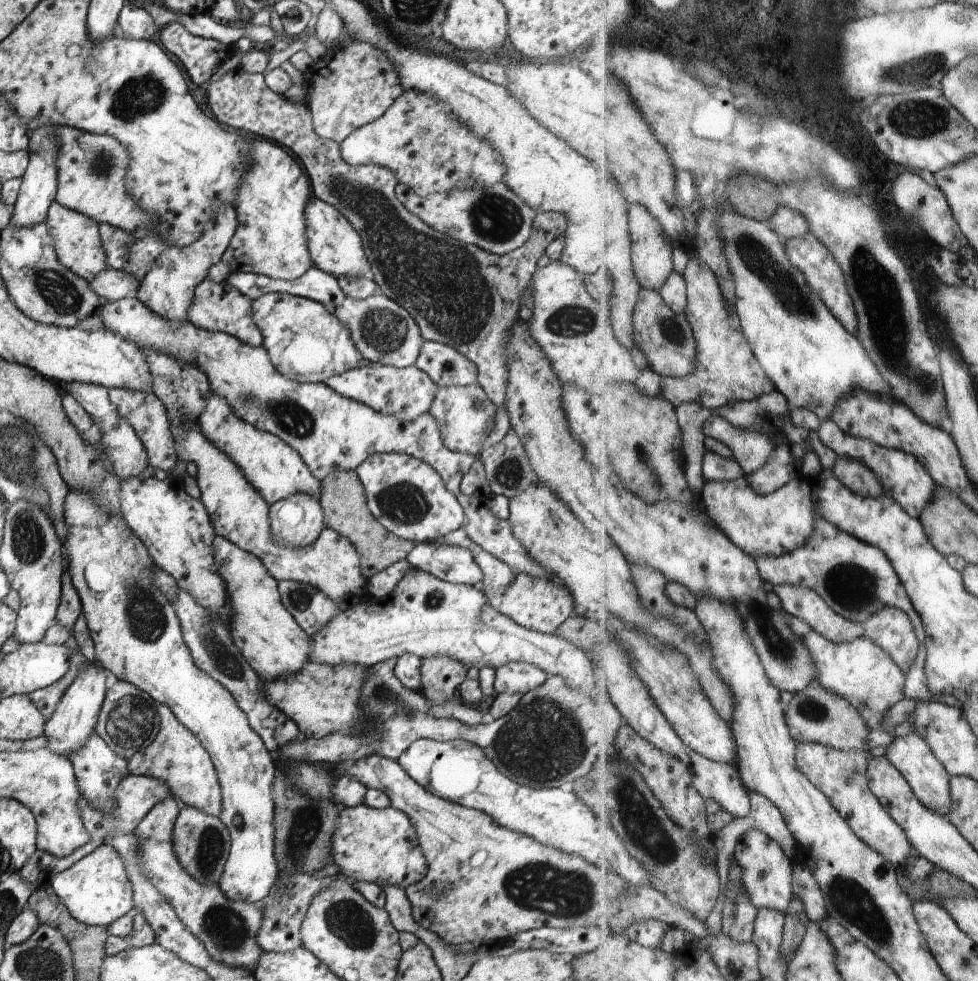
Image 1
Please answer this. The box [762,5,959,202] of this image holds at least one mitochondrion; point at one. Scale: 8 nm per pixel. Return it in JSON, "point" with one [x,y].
{"point":[920,119]}

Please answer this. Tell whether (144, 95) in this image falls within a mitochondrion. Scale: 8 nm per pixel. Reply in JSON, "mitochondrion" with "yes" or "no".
{"mitochondrion":"yes"}

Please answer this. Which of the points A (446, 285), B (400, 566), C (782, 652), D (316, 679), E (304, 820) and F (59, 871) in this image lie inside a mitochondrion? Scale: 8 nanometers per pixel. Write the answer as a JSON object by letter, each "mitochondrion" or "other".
{"A":"mitochondrion","B":"other","C":"mitochondrion","D":"other","E":"mitochondrion","F":"other"}

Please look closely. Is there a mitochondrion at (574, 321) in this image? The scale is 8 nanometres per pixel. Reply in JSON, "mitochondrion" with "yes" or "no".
{"mitochondrion":"yes"}

